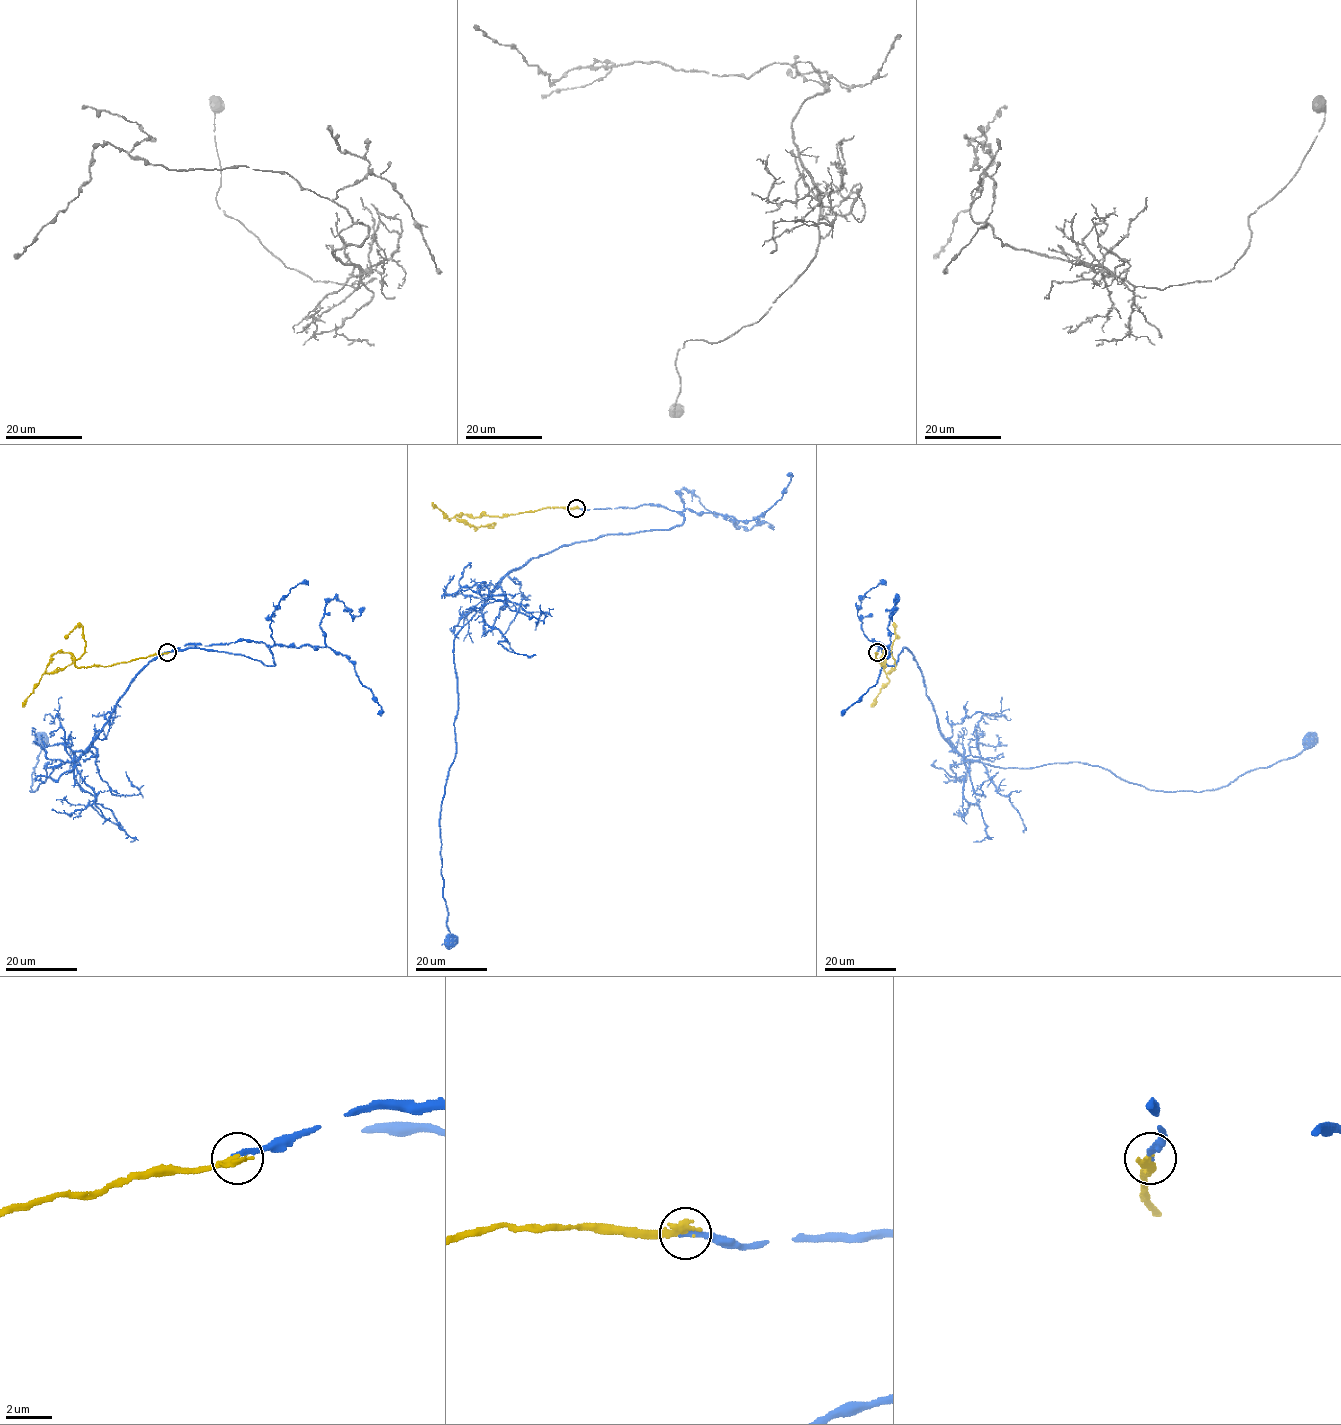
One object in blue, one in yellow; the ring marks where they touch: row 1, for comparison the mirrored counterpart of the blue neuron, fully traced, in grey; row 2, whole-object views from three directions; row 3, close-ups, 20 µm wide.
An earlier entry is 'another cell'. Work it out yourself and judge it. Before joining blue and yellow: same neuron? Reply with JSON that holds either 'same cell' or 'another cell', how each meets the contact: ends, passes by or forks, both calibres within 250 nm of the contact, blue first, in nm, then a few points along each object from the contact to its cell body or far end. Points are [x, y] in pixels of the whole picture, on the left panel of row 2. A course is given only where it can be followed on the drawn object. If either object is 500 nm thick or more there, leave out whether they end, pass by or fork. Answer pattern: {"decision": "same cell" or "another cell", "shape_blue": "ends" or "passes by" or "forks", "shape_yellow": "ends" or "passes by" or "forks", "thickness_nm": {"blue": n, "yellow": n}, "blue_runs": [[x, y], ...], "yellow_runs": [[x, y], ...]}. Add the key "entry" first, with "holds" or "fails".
{"entry": "fails", "decision": "same cell", "shape_blue": "ends", "shape_yellow": "ends", "thickness_nm": {"blue": 260, "yellow": 320}, "blue_runs": [[167, 652], [250, 640], [274, 665], [199, 648], [153, 658], [83, 753], [48, 762], [30, 792], [43, 739]], "yellow_runs": [[167, 652], [86, 667], [57, 652], [46, 672], [84, 652], [81, 627], [65, 638]]}

